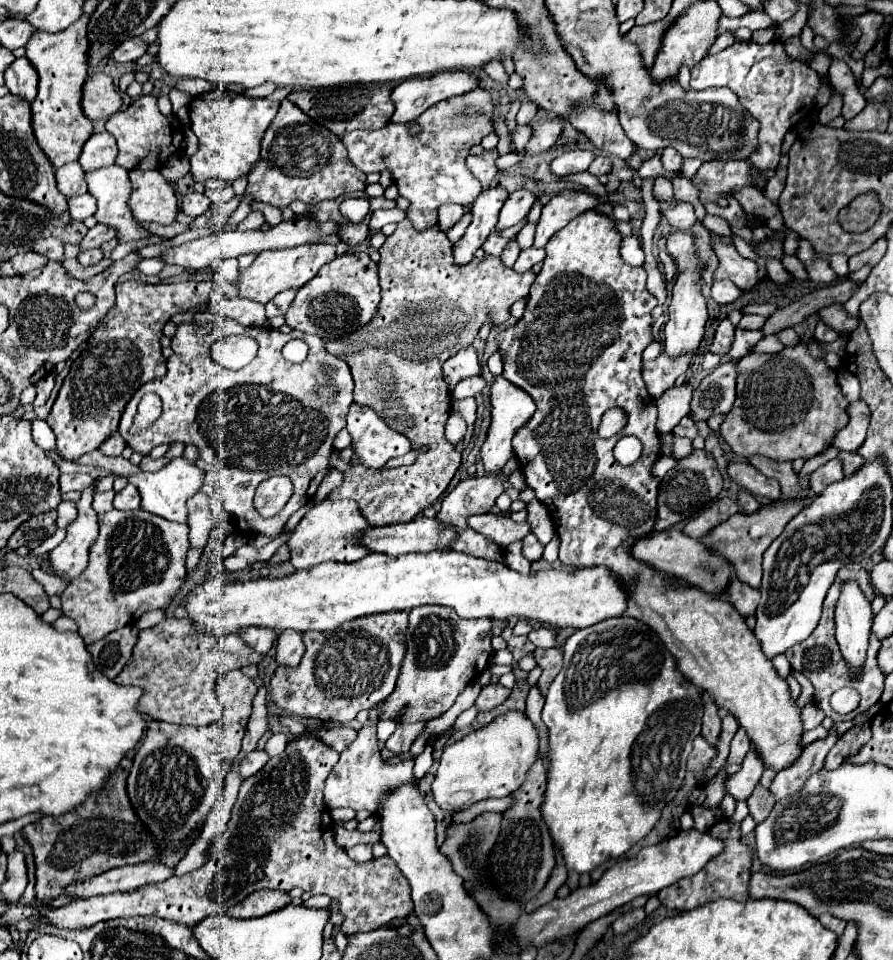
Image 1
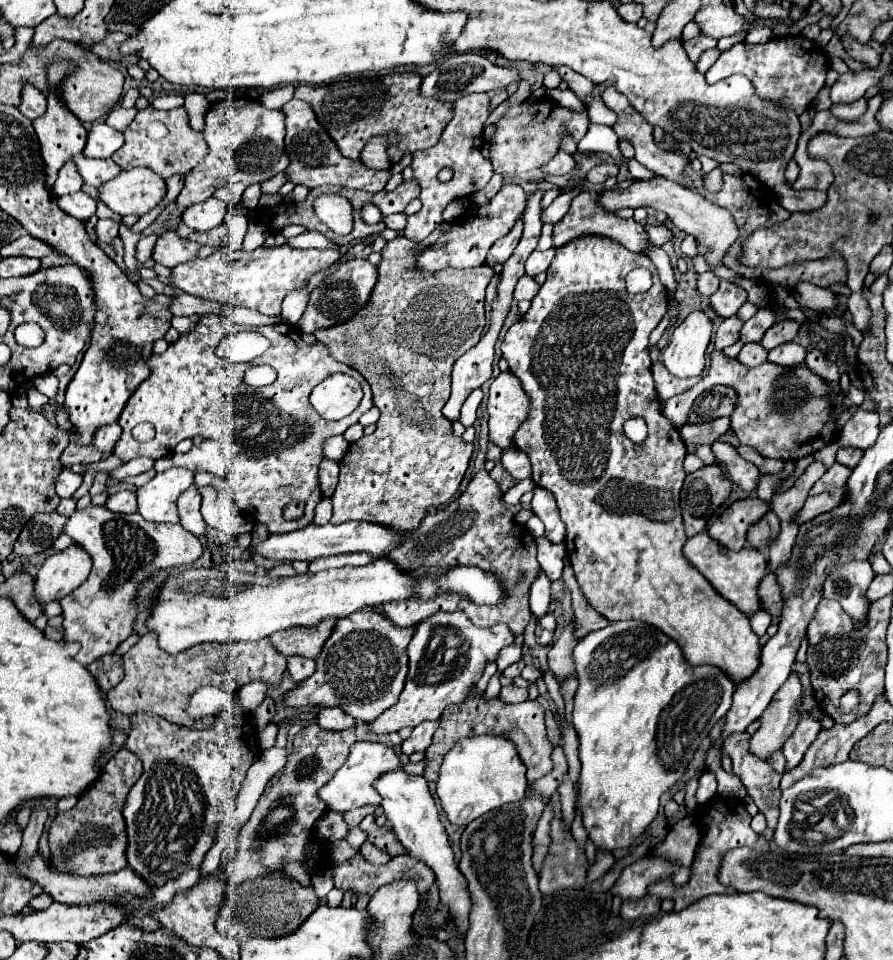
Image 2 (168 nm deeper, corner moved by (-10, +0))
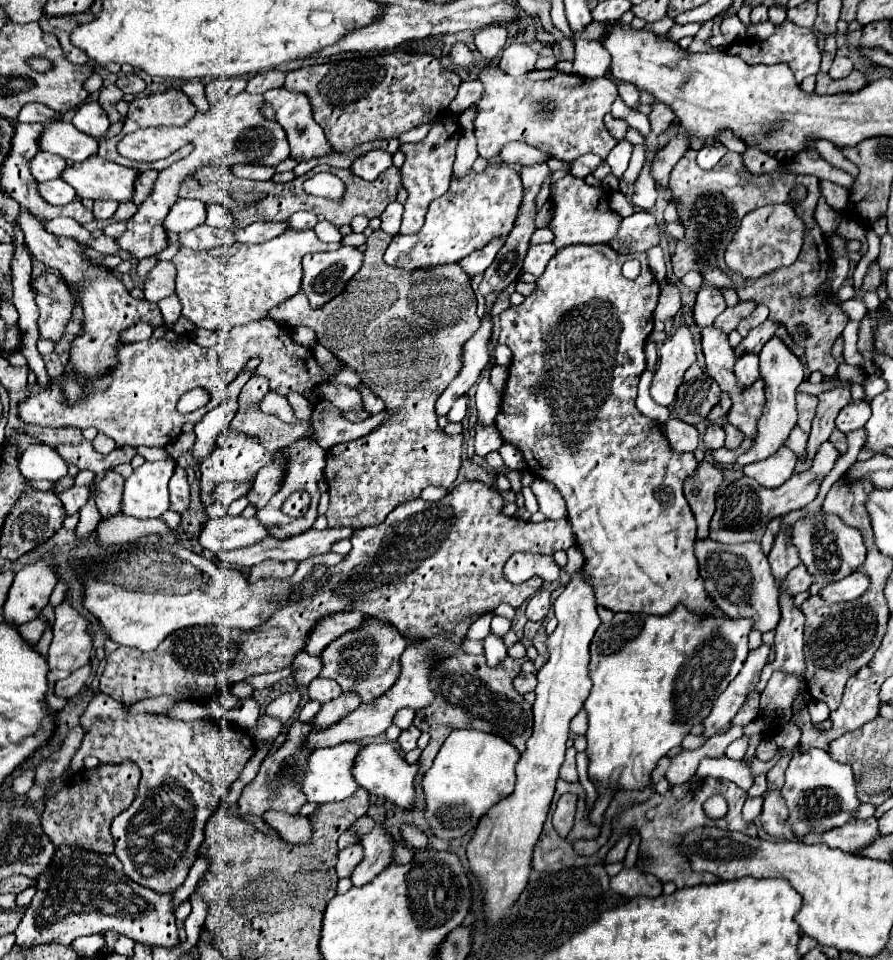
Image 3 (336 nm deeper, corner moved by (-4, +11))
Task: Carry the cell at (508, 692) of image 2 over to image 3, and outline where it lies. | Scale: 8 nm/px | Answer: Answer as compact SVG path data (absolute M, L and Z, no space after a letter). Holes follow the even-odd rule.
M520 674L520 676L514 680L514 688L516 688L520 694L532 692L532 690L536 688L536 674Z

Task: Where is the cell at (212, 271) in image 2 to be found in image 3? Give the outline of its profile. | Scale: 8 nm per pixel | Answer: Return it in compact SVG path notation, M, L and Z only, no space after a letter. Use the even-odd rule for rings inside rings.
M288 228L280 236L262 242L262 244L242 244L236 242L232 246L218 246L210 248L206 252L190 252L186 248L180 248L176 256L172 258L178 276L176 276L176 296L182 304L182 318L190 320L198 328L206 330L224 330L230 332L236 326L264 320L268 318L268 312L276 308L280 302L292 298L300 286L302 286L302 256L308 252L326 252L334 250L340 244L326 244L316 238L314 230L292 230Z

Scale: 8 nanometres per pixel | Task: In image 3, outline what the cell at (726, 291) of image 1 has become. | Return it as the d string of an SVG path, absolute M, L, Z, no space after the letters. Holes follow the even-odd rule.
M704 286L700 288L694 304L694 322L704 328L712 326L716 316L726 308L726 302L722 300L722 290L720 288L710 288Z

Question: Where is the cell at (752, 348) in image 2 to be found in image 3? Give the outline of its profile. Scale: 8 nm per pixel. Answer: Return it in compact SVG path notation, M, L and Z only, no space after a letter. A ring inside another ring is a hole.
M756 354L742 356L742 360L736 362L734 376L736 376L740 388L750 388L760 378L760 372L758 372L758 356Z

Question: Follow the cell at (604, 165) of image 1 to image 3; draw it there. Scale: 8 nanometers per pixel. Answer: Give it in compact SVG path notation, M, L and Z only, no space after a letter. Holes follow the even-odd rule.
M586 154L586 156L580 156L578 160L574 160L570 164L570 174L576 176L576 178L586 178L588 174L592 174L596 170L596 166L602 162L602 158L594 156L594 154Z

